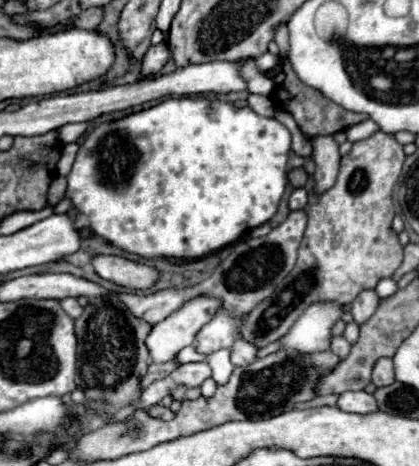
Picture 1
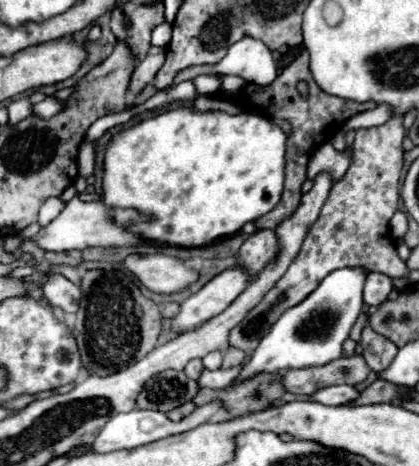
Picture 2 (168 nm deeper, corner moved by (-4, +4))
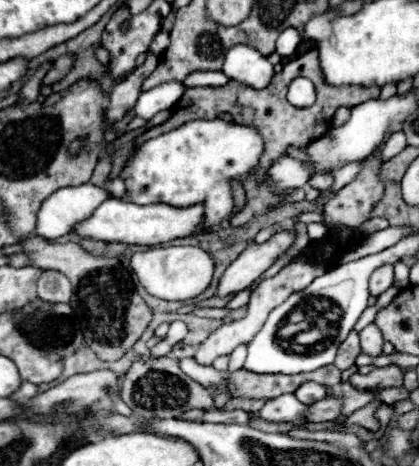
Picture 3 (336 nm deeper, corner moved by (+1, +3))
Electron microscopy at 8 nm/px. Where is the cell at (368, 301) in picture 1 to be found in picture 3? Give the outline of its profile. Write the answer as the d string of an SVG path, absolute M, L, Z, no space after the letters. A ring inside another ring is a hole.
M392 265L378 267L370 277L370 295L374 297L382 295L388 287L392 287L392 283L394 283L394 267Z

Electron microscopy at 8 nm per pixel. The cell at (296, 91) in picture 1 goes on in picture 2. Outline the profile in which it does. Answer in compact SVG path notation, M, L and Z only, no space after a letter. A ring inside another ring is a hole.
M303 50L303 52L275 78L275 82L271 82L269 86L263 86L263 88L257 86L257 84L245 84L245 86L239 90L239 94L235 94L233 100L235 100L235 104L237 104L243 112L255 112L255 114L261 114L261 116L265 116L265 118L269 118L269 120L287 120L287 122L291 124L291 134L287 136L285 188L283 188L283 196L281 196L279 204L277 204L271 212L259 216L259 218L255 220L255 226L257 226L257 228L271 228L271 230L273 230L281 220L285 220L287 216L291 216L291 214L297 210L297 206L299 206L299 202L301 202L301 186L303 186L303 182L307 180L305 170L307 170L307 162L309 162L311 154L313 154L321 144L329 142L329 140L343 128L343 124L345 124L351 116L359 114L359 112L365 112L365 110L369 110L369 108L375 106L373 100L369 100L369 102L353 102L353 100L345 100L345 98L339 98L339 96L329 96L329 94L325 94L325 92L317 86L317 82L313 80L313 76L311 76L307 50ZM299 80L309 82L309 98L305 98L305 100L299 96L299 92L297 92L297 88L295 88L295 84L297 84Z

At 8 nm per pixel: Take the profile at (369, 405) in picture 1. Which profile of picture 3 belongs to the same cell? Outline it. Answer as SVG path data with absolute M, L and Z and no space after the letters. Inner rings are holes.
M308 381L308 383L304 383L296 393L294 393L302 403L306 403L306 405L312 405L314 401L320 401L320 399L324 399L328 393L326 393L326 387L324 385L320 385L320 383L314 383L314 381Z

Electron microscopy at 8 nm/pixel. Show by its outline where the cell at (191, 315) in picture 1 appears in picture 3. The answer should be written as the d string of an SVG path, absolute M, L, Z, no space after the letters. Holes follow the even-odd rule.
M280 231L276 233L276 237L270 237L262 245L248 243L248 247L238 255L238 259L232 261L232 265L224 271L216 289L216 297L228 297L250 287L250 283L256 281L274 263L274 259L292 245L292 241L292 233Z

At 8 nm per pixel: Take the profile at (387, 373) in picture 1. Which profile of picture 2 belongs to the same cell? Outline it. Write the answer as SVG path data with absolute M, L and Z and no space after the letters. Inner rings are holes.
M369 326L363 328L361 346L363 346L365 362L375 372L381 372L383 368L387 368L387 364L391 364L391 360L395 358L395 352L397 352L397 346L391 340L387 340L381 334L377 334Z

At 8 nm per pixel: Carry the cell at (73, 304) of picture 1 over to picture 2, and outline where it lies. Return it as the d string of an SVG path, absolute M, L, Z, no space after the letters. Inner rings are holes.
M49 274L47 282L43 284L43 296L51 306L59 306L67 314L75 314L79 310L81 290L61 274Z

